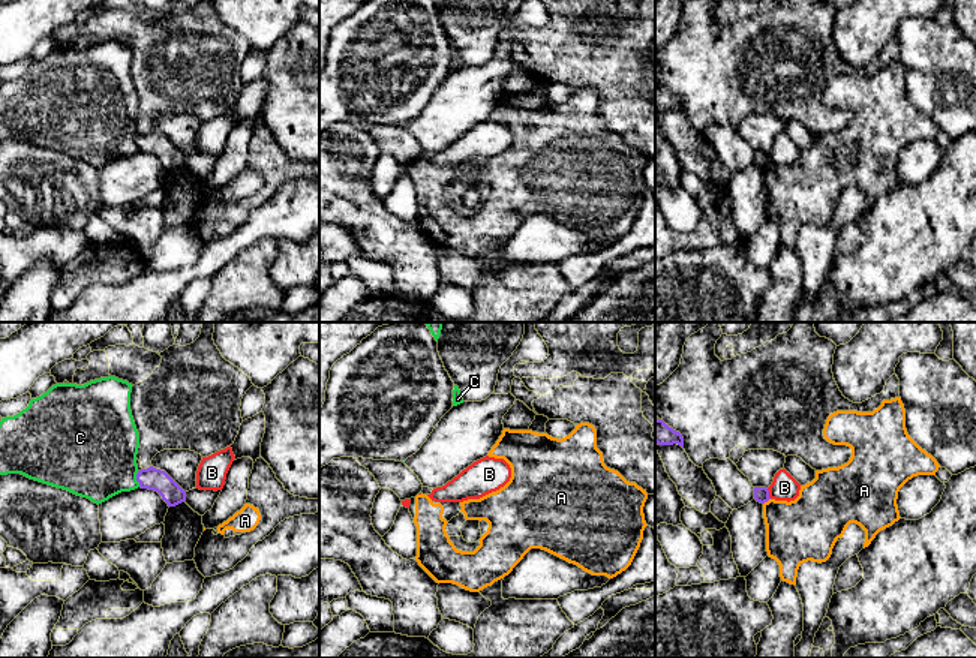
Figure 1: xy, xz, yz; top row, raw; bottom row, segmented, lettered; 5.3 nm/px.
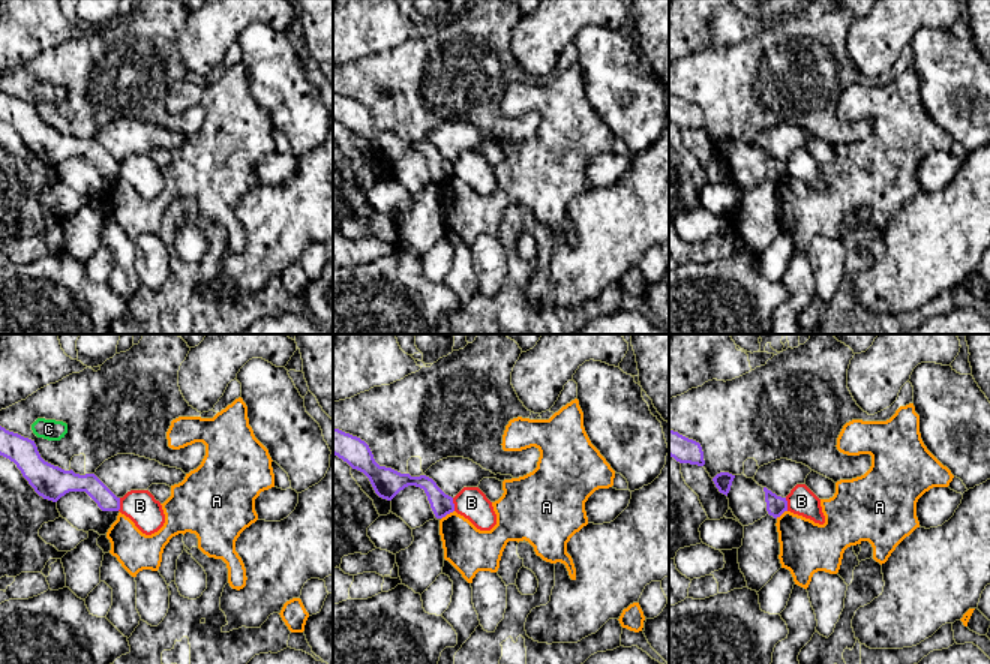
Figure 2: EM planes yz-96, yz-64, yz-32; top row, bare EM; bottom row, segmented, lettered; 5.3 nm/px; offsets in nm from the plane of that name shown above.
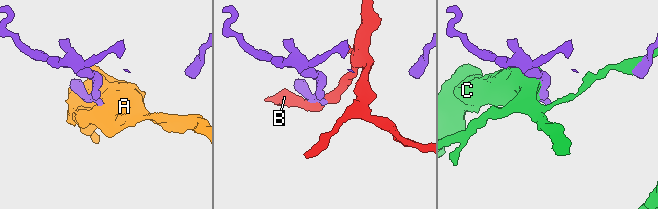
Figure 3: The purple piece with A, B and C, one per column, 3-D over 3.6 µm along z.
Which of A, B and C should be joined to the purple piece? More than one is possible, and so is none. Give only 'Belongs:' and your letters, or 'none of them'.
Belongs: none of them

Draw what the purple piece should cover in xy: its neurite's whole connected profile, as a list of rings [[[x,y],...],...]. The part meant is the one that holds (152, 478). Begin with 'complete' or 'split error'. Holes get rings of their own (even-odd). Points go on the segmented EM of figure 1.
complete; [[[153,466],[136,474],[141,489],[157,492],[168,507],[175,507],[186,501],[186,492],[165,472]]]

